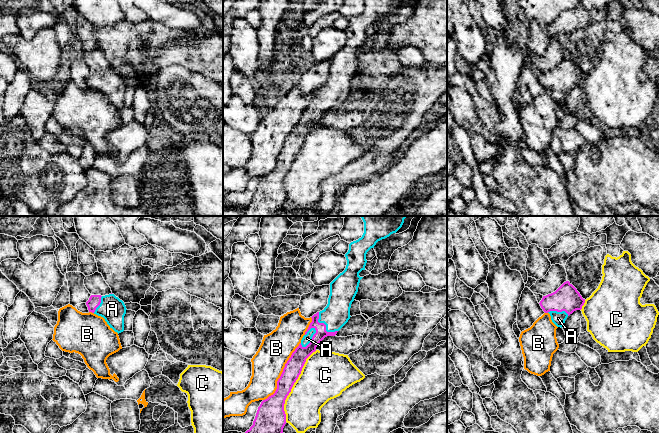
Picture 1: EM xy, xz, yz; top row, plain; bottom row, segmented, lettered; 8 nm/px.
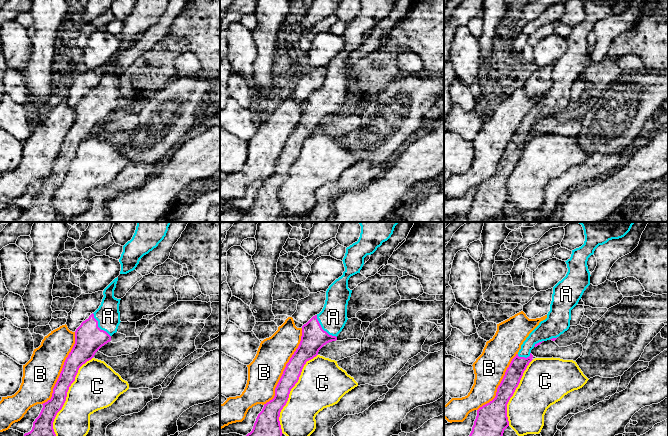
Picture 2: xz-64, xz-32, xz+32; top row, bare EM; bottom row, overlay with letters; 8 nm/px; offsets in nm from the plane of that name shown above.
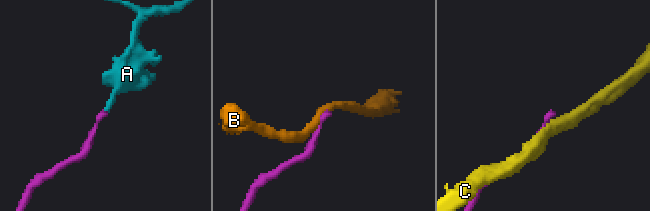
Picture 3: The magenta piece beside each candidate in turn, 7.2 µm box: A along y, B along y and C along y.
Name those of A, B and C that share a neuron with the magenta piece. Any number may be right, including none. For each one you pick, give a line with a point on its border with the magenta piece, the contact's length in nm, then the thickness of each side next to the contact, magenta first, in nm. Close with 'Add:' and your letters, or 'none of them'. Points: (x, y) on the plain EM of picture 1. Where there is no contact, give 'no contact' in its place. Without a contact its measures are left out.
A: xz (312, 114) | 190 nm | 130/70 nm
Add: A

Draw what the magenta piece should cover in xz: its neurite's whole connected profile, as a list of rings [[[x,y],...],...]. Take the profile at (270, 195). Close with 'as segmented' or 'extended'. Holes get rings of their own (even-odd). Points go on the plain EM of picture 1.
[[[364,0],[364,9],[362,13],[349,20],[349,26],[345,30],[347,36],[346,44],[330,59],[330,71],[327,82],[311,93],[312,98],[305,108],[301,119],[285,140],[283,148],[277,157],[277,165],[275,169],[261,178],[253,197],[253,201],[244,209],[243,216],[277,216],[283,209],[283,204],[286,200],[286,190],[284,187],[285,176],[301,150],[306,135],[316,127],[317,121],[325,113],[335,112],[351,93],[350,84],[358,68],[360,56],[363,54],[359,52],[359,49],[362,46],[365,46],[367,28],[371,24],[374,24],[378,17],[396,9],[402,1],[403,0]]]; extended

